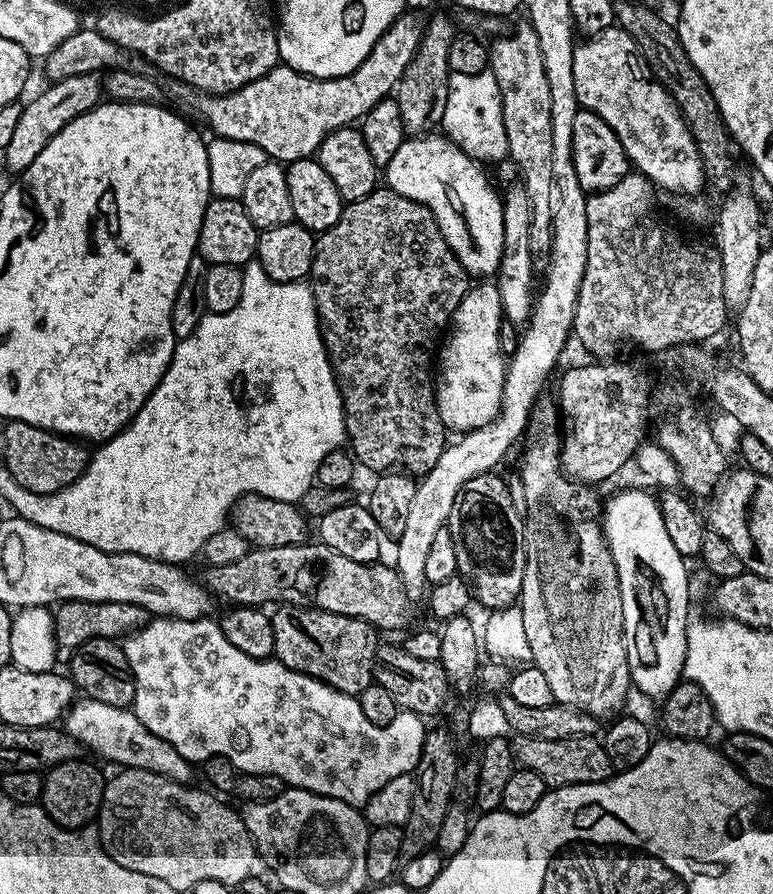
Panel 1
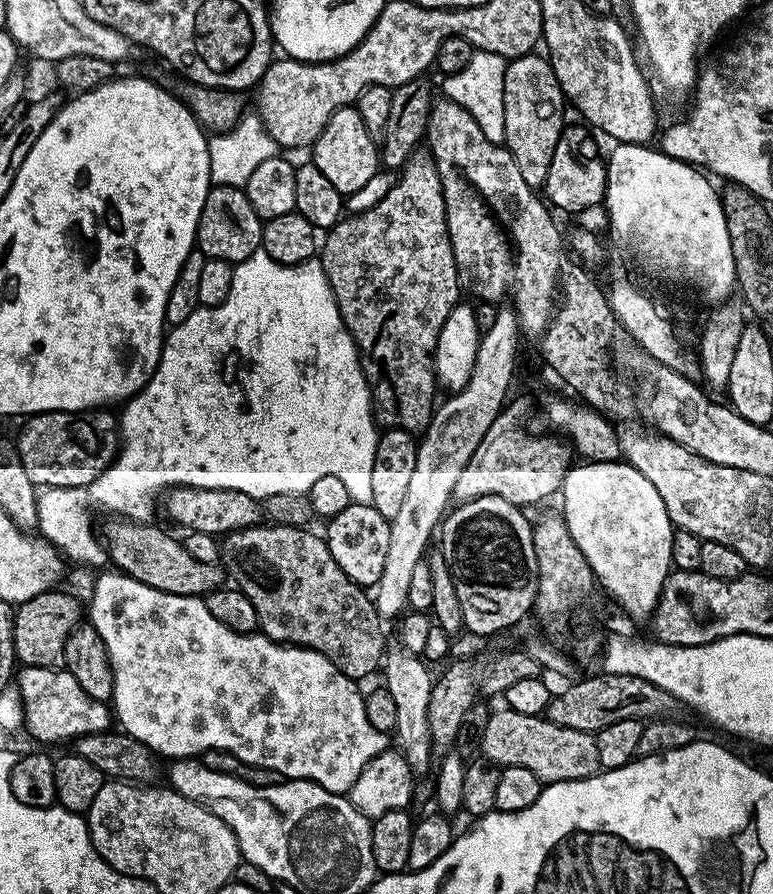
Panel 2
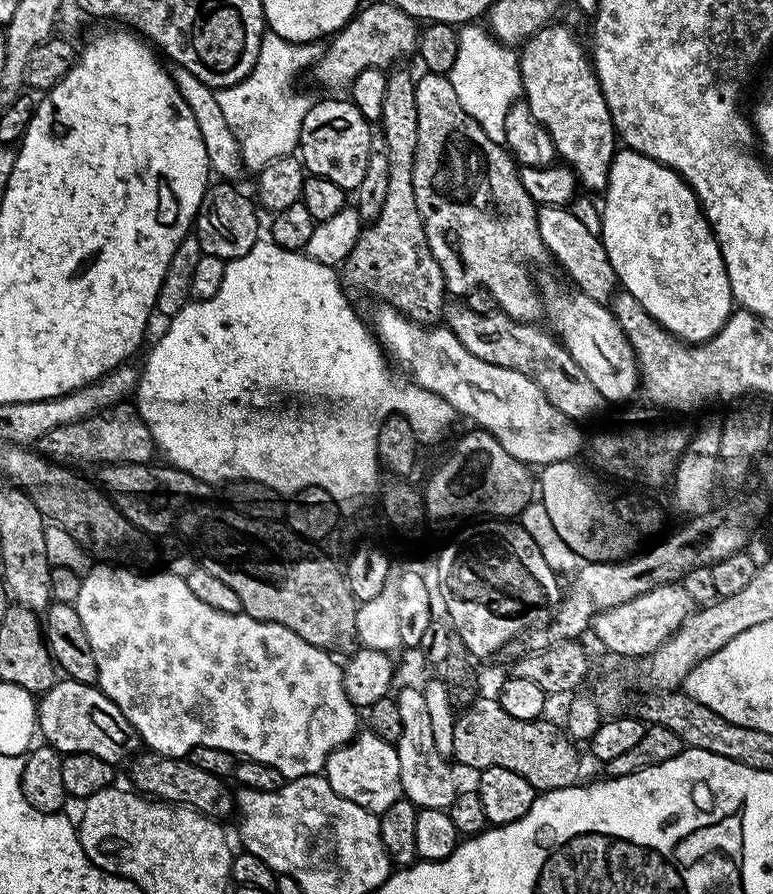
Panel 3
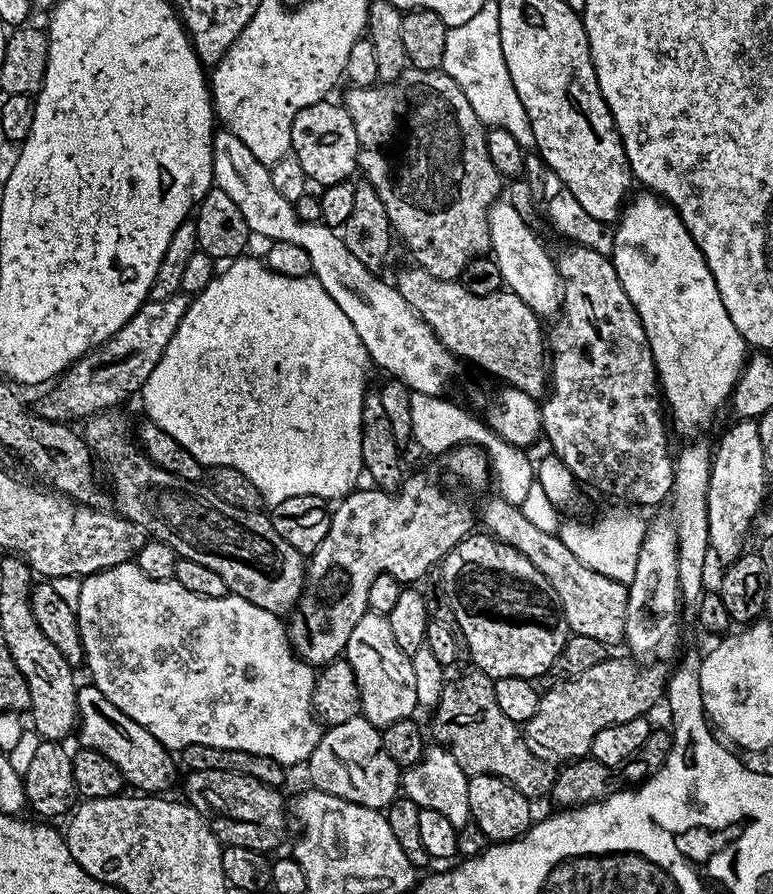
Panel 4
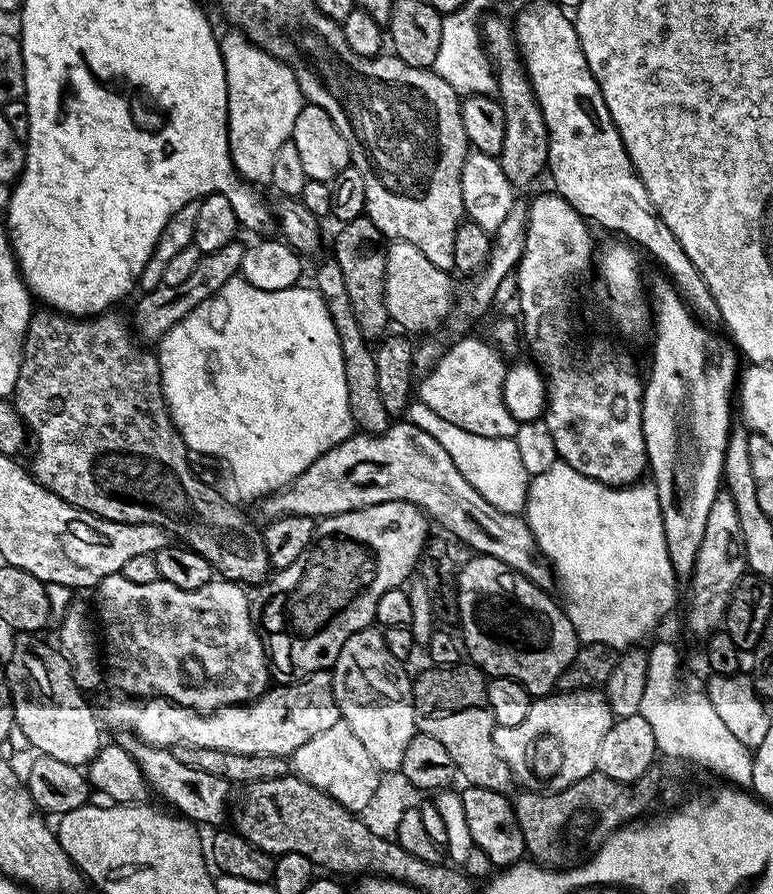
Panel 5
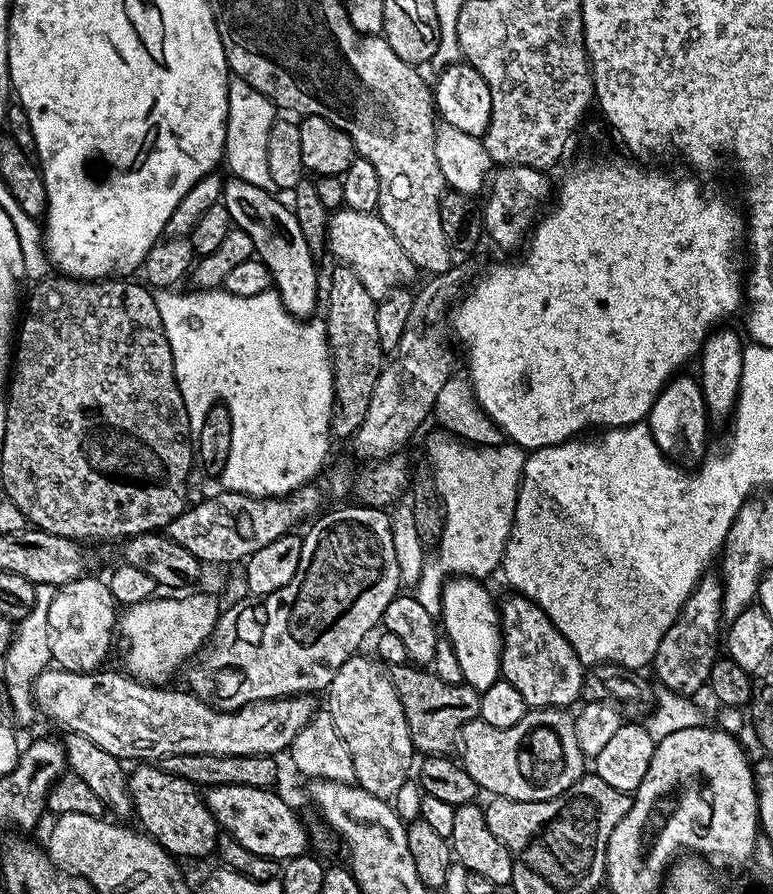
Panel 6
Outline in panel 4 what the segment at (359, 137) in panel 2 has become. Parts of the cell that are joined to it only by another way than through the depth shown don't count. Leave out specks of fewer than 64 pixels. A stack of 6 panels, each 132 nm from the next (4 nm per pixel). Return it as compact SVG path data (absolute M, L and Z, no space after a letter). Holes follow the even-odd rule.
M321 102L303 108L294 118L292 127L291 155L302 162L302 170L306 170L309 181L313 185L327 186L349 179L357 171L358 133L354 130L354 122L343 103L328 104Z

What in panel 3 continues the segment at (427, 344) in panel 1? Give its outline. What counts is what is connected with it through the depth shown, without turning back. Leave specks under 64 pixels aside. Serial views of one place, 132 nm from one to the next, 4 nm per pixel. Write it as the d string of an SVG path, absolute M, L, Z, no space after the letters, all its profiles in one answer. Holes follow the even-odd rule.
M404 66L393 67L388 72L386 99L382 102L382 118L378 122L390 154L390 186L386 189L386 203L378 218L363 229L349 256L344 259L342 280L349 289L373 292L380 302L398 309L409 320L432 326L443 317L446 289L442 266L438 266L438 258L434 258L430 242L426 242L422 214L418 214L418 202L414 202L412 171L414 150L418 144L418 98L414 76L400 67Z

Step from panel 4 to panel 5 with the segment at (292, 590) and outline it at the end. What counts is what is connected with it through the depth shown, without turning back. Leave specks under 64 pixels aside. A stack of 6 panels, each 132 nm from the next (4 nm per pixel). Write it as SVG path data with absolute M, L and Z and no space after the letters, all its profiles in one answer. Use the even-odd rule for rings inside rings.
M36 310L32 313L32 320L28 324L28 333L24 339L24 361L20 364L20 373L14 393L14 407L20 419L24 421L27 431L36 439L36 453L30 463L31 475L35 476L43 488L50 488L58 498L62 498L70 506L78 506L98 518L106 518L114 522L126 522L127 524L153 524L162 531L167 532L169 537L183 542L187 547L194 549L202 558L212 563L213 569L223 579L239 582L241 585L259 586L269 579L270 565L266 546L261 529L255 528L234 505L228 500L223 500L208 484L203 484L192 473L193 465L190 463L190 453L184 444L184 439L178 434L178 430L172 421L172 415L168 412L168 403L164 400L164 391L160 381L160 362L155 351L145 346L134 335L130 327L127 315L119 316L119 311L109 310L98 316L77 318L65 316L63 312L51 310Z

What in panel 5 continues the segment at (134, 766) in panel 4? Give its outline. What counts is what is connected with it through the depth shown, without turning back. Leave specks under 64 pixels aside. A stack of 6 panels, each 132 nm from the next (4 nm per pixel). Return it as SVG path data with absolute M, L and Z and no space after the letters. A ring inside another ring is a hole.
M135 738L129 741L126 744L128 753L132 755L134 762L138 762L149 789L155 795L157 792L169 804L167 805L169 809L175 810L183 819L191 820L197 826L203 824L220 826L225 823L230 812L230 799L228 800L230 785L227 780L214 778L214 774L205 774L202 770L190 770L190 766L174 758L171 748L156 748Z

